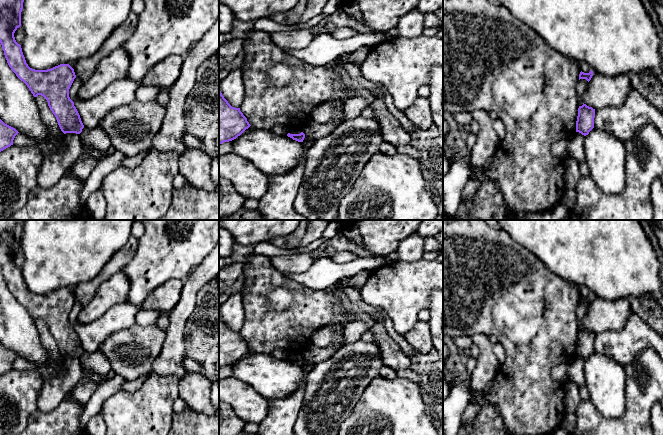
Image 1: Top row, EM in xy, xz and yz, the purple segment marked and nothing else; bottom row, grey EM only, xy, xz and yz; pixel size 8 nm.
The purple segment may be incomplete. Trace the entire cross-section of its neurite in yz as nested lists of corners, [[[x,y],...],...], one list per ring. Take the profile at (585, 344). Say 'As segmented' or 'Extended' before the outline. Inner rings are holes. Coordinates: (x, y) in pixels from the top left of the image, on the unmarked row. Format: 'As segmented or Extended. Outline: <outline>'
As segmented. Outline: [[[583,327],[578,332],[576,356],[586,360],[594,352],[595,333]]]

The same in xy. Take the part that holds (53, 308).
As segmented. Outline: [[[0,220],[0,267],[11,294],[23,305],[34,321],[43,320],[50,334],[55,339],[61,355],[80,358],[84,349],[80,339],[69,321],[69,313],[76,302],[74,293],[69,288],[60,288],[47,294],[35,294],[28,290],[21,269],[15,264],[14,257],[21,250],[21,236],[25,220]]]

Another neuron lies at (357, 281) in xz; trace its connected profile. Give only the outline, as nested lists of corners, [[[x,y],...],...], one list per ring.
[[[362,270],[358,274],[352,276],[349,279],[349,283],[351,287],[355,289],[362,289],[363,286],[366,284],[367,280],[371,275],[371,271],[369,270]]]

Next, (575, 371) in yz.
[[[576,356],[571,362],[566,364],[567,375],[578,387],[585,386],[584,363],[584,359]]]

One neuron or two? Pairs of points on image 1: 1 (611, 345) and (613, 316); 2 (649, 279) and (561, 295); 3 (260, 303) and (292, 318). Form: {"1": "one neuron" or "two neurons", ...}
{"1": "two neurons", "2": "two neurons", "3": "one neuron"}

